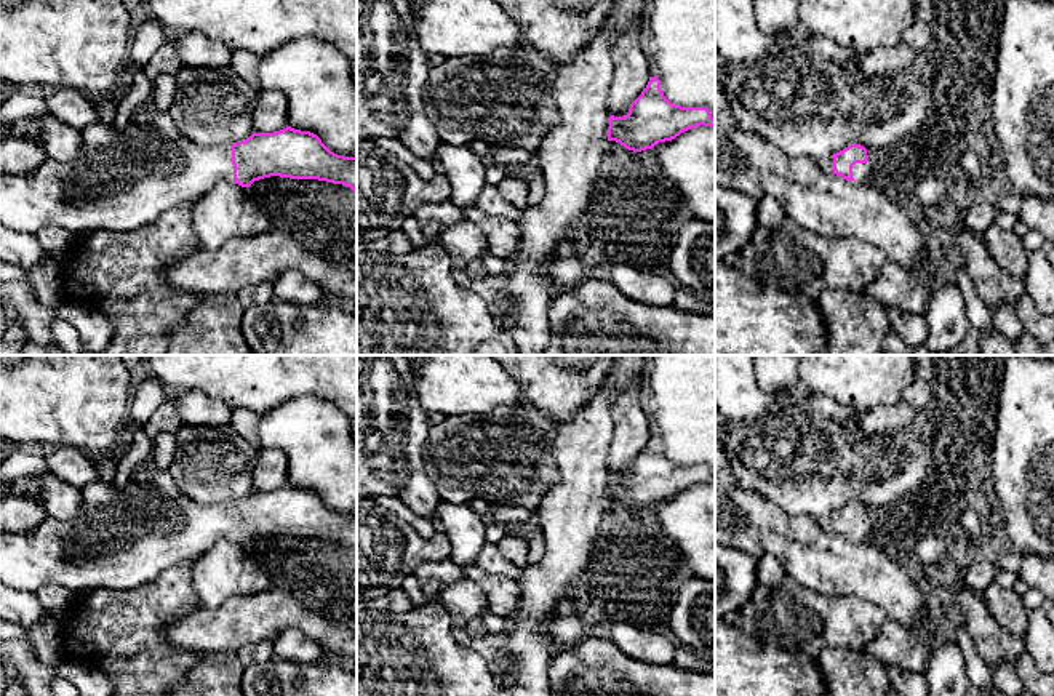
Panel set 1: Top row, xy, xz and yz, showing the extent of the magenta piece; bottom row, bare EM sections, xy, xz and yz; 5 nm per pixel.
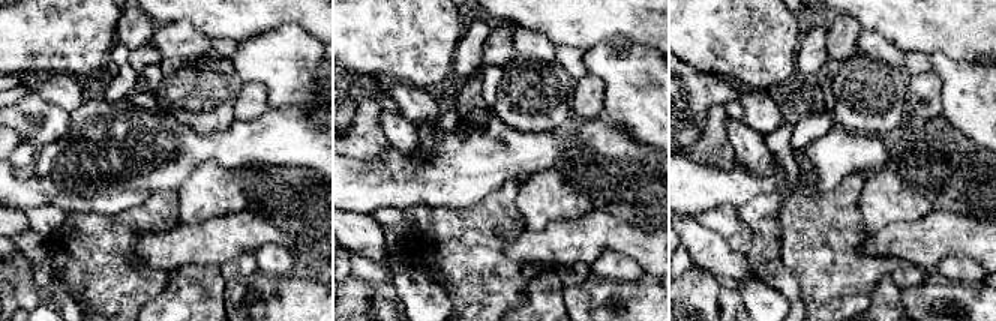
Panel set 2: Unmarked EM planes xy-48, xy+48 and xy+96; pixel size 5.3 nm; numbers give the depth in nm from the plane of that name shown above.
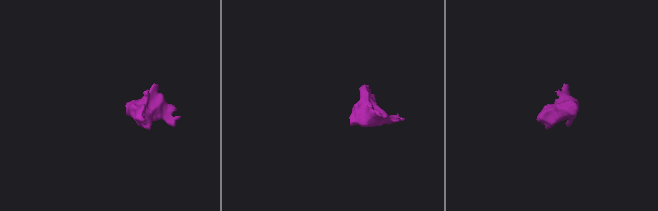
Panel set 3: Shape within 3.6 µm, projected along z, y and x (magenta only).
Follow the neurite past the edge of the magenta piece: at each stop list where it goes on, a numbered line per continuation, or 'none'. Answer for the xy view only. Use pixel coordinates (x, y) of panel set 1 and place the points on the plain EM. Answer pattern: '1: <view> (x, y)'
1: xy (122, 538)

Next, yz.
1: yz (862, 532)

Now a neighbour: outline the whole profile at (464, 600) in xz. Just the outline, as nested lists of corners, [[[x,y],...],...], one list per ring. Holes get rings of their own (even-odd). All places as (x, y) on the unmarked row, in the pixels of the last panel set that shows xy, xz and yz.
[[[469,578],[459,582],[443,584],[438,602],[461,622],[462,629],[470,619],[481,618],[488,608],[485,592]]]

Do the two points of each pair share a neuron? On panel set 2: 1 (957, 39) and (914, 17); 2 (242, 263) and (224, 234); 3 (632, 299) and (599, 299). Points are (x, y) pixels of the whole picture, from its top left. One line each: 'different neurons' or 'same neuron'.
1: same neuron
2: different neurons
3: same neuron

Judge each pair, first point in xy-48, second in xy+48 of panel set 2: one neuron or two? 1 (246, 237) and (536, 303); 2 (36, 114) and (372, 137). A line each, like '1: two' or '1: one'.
1: two
2: two

